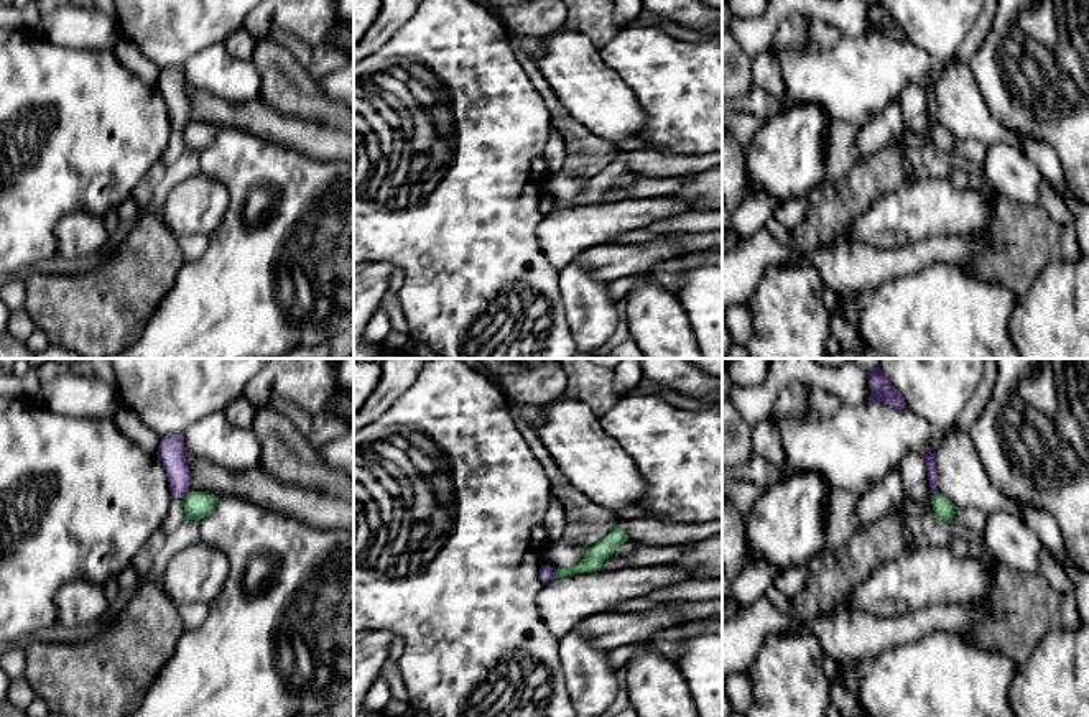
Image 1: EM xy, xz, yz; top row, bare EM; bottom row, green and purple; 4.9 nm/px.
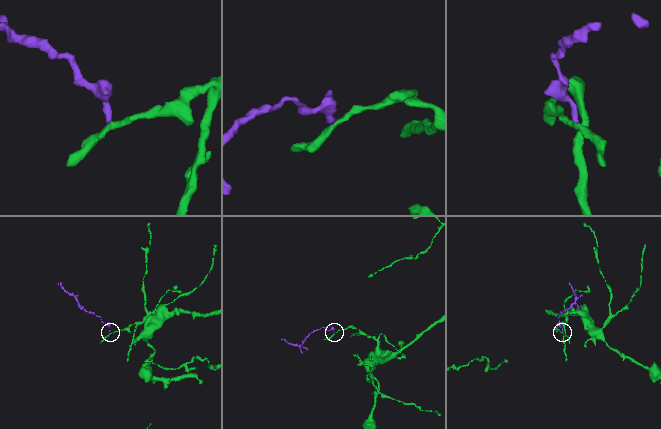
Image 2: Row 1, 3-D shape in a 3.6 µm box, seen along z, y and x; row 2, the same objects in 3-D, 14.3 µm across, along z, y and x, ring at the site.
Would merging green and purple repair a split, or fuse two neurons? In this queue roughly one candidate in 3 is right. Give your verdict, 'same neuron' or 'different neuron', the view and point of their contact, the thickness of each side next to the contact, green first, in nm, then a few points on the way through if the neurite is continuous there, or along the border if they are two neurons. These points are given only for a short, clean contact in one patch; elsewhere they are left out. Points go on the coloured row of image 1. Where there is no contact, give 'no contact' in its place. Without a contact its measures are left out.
different neuron | xz (555, 574) | 100/70 nm | along xz (556, 569), (553, 578)

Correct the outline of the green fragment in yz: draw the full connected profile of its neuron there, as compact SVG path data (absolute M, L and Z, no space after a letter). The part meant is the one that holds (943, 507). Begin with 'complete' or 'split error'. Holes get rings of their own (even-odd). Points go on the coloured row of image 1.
complete | M933 493L931 495L931 503L933 503L933 511L934 511L934 520L944 520L944 521L952 521L957 507L943 493Z

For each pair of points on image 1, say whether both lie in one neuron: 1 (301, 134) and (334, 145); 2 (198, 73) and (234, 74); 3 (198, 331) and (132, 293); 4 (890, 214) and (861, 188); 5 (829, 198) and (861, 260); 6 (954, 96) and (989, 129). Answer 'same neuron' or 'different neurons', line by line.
1: same neuron
2: same neuron
3: different neurons
4: different neurons
5: different neurons
6: same neuron

